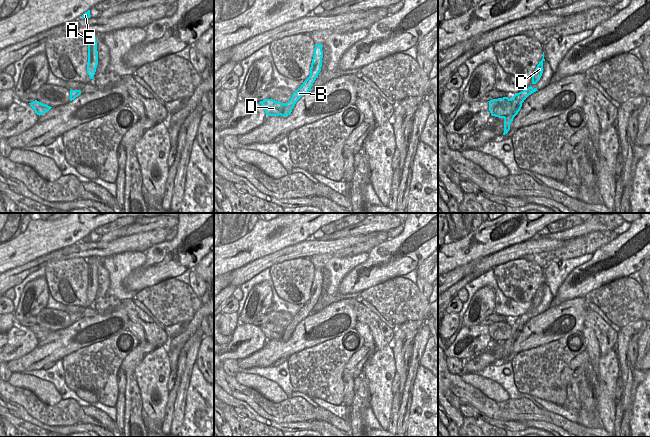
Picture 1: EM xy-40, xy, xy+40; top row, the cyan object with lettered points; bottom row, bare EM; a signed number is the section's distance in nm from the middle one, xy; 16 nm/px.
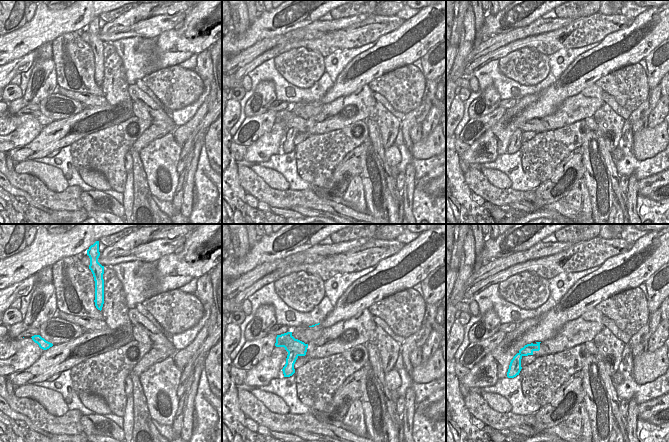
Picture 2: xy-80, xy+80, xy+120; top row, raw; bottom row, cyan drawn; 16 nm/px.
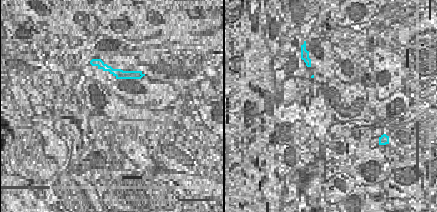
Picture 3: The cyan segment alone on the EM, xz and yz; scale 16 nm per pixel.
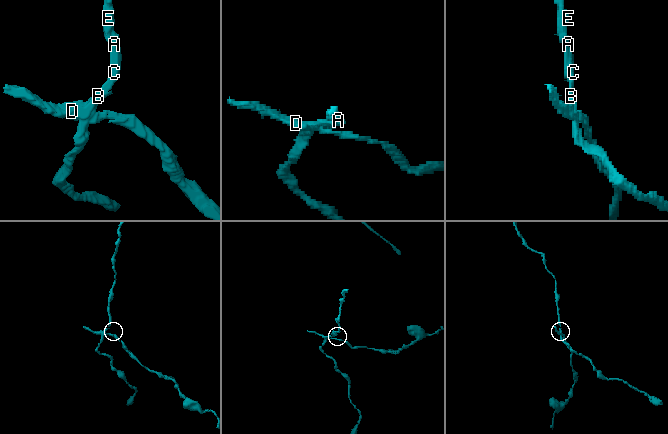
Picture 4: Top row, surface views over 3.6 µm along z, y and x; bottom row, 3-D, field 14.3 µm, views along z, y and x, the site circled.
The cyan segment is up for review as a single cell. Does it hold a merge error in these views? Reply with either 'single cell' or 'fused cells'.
fused cells

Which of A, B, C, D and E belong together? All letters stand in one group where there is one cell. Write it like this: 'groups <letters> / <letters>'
groups A B C E / D

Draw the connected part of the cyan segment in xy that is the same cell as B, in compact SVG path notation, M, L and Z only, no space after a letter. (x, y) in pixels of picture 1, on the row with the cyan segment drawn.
M315 44L314 55L310 67L310 75L303 82L303 84L295 92L293 92L291 99L286 103L287 106L294 107L296 102L302 96L311 91L311 87L313 86L313 83L318 78L318 75L321 71L322 58L323 58L322 44Z

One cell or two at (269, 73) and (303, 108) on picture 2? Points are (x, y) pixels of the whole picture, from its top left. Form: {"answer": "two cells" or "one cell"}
{"answer": "two cells"}

